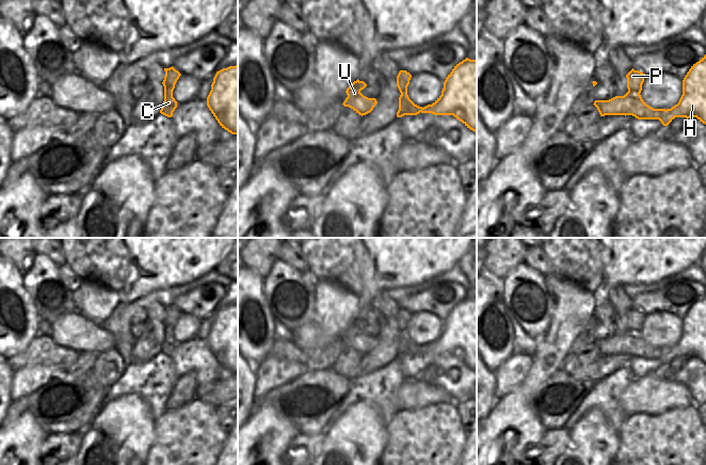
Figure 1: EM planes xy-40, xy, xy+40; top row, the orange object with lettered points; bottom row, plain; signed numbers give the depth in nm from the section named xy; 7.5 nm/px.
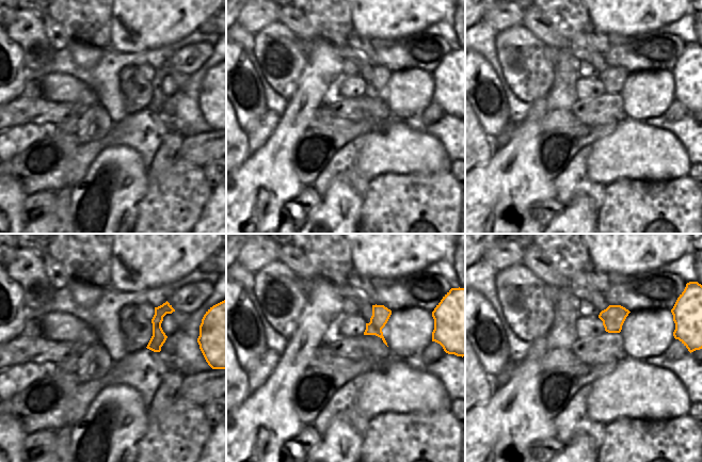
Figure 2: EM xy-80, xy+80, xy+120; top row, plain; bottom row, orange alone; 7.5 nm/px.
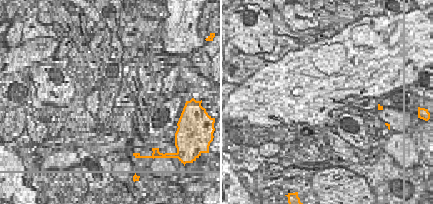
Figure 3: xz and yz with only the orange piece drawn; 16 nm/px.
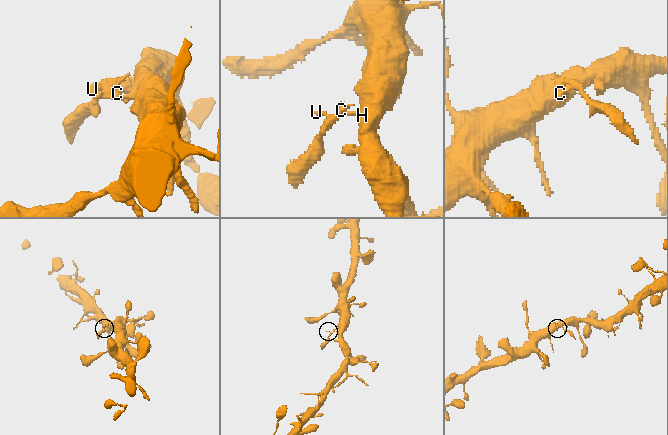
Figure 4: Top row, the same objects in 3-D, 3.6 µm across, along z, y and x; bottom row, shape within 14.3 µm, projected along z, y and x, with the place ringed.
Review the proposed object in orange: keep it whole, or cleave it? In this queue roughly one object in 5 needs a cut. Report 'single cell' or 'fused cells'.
fused cells

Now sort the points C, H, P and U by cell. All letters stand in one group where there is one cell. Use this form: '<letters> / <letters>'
C P U / H

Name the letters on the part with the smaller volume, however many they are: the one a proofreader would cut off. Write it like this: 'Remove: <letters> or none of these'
Remove: C, P, U

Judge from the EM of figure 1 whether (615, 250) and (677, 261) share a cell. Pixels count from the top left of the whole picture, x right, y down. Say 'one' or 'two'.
one

